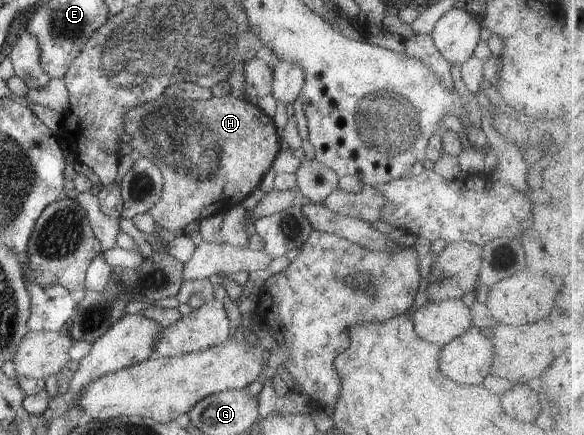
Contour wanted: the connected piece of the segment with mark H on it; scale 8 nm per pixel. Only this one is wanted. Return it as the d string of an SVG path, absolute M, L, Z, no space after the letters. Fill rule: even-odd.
M162 94L155 101L144 103L142 106L134 107L125 114L125 132L132 136L131 146L138 150L142 156L151 158L153 163L158 166L163 174L163 189L160 198L156 204L148 210L148 214L152 216L155 225L168 230L183 230L187 224L191 222L201 222L204 218L214 216L217 213L226 213L233 206L241 204L242 201L252 194L259 185L265 175L270 170L276 155L281 151L281 143L276 133L273 118L260 110L257 105L249 103L243 97L235 98L228 94L221 97L212 97L207 101L184 102L184 100L176 100Z

